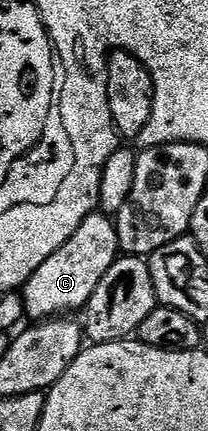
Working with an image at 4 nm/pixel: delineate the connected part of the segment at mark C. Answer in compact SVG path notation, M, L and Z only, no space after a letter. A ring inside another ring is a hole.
M103 212L86 216L86 220L78 224L78 232L74 232L74 236L70 236L70 240L66 240L66 244L62 244L62 248L58 248L58 252L54 252L54 256L50 256L46 264L42 264L42 268L38 268L38 272L34 272L30 280L26 280L22 288L25 315L32 320L52 320L57 316L71 315L73 313L71 310L83 311L88 305L94 288L98 288L102 276L110 272L110 268L121 254L115 221Z

